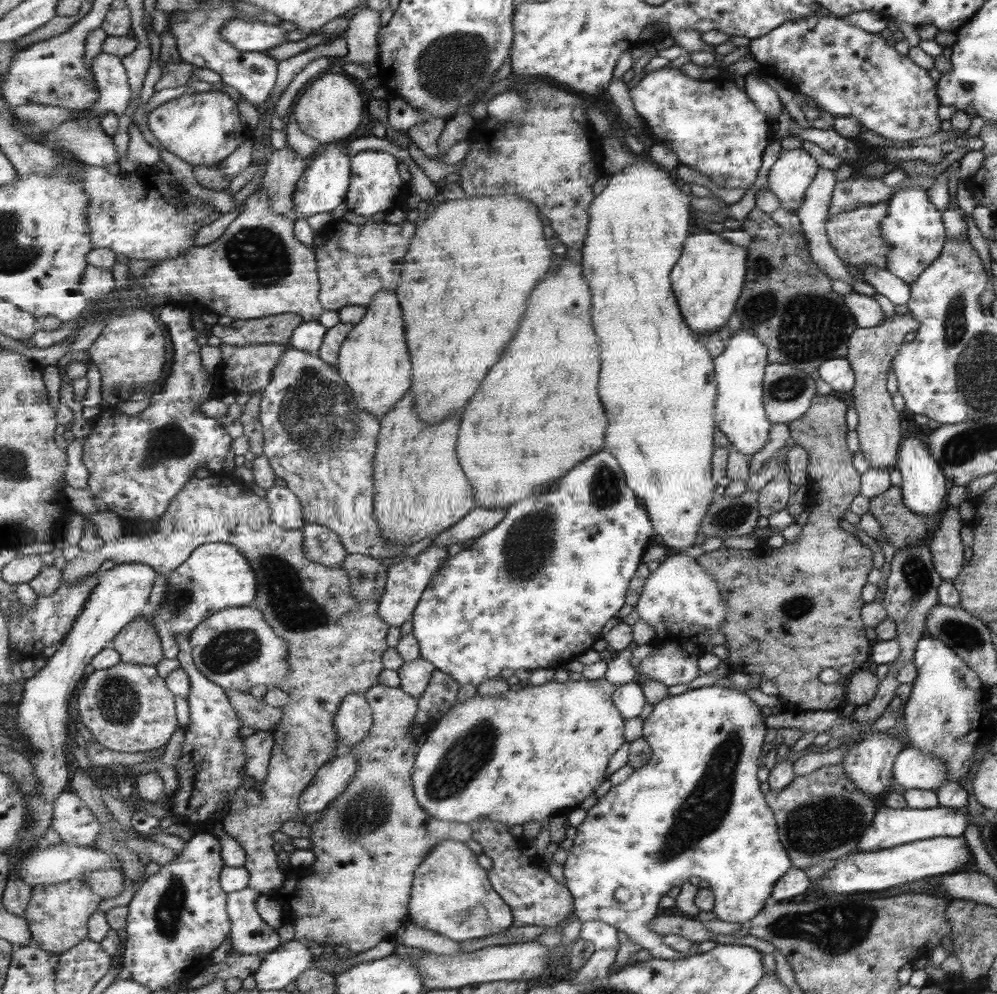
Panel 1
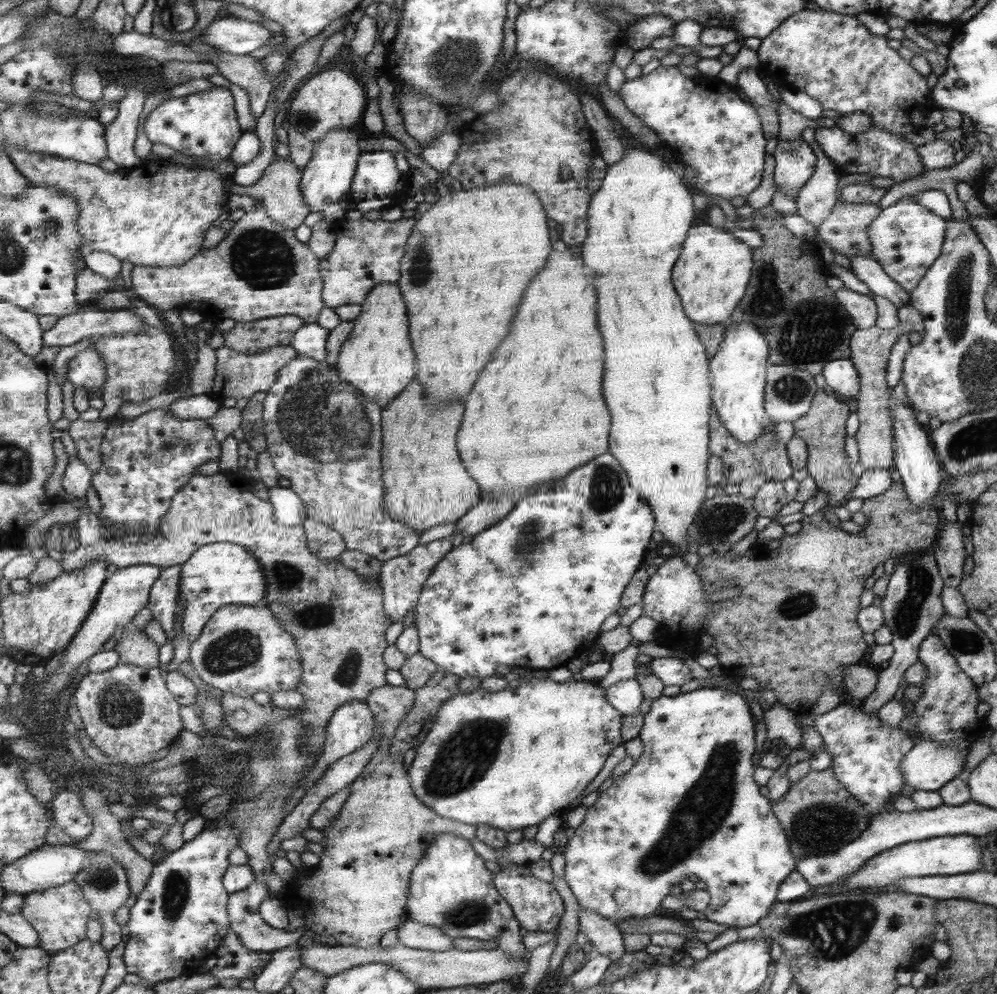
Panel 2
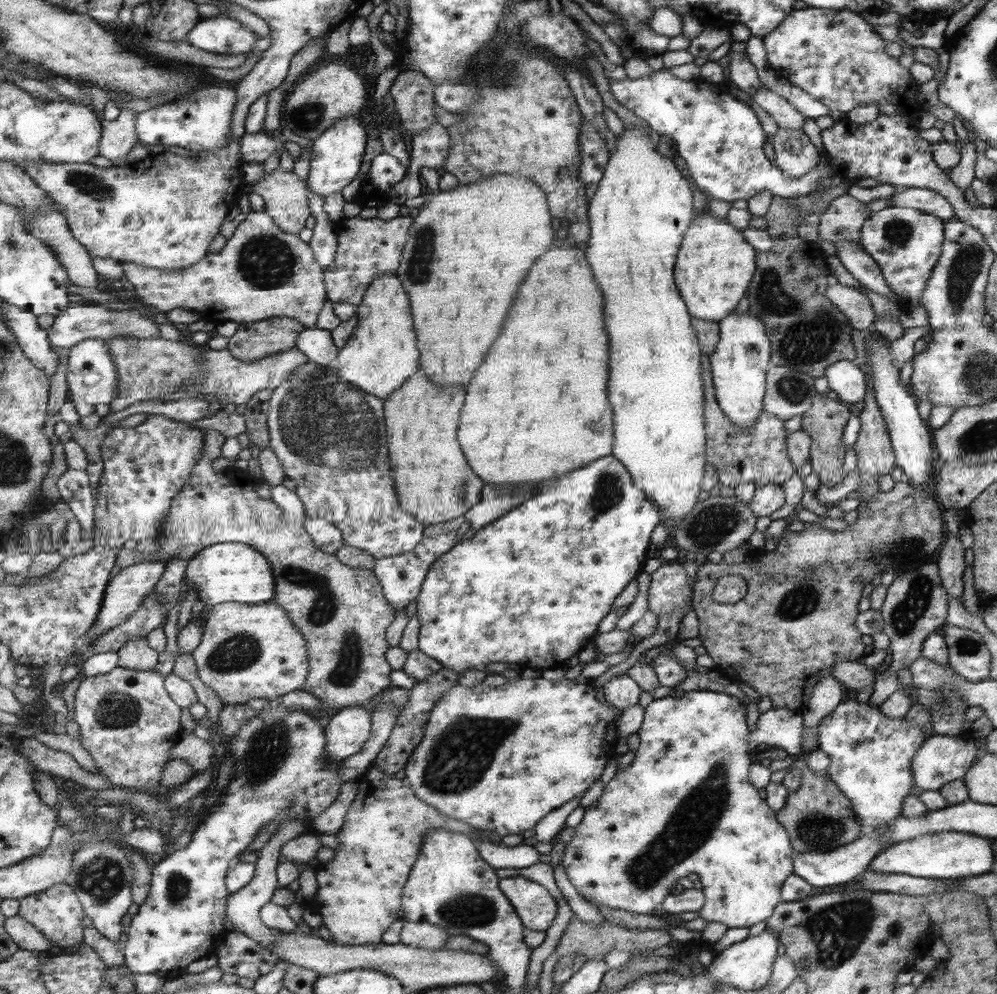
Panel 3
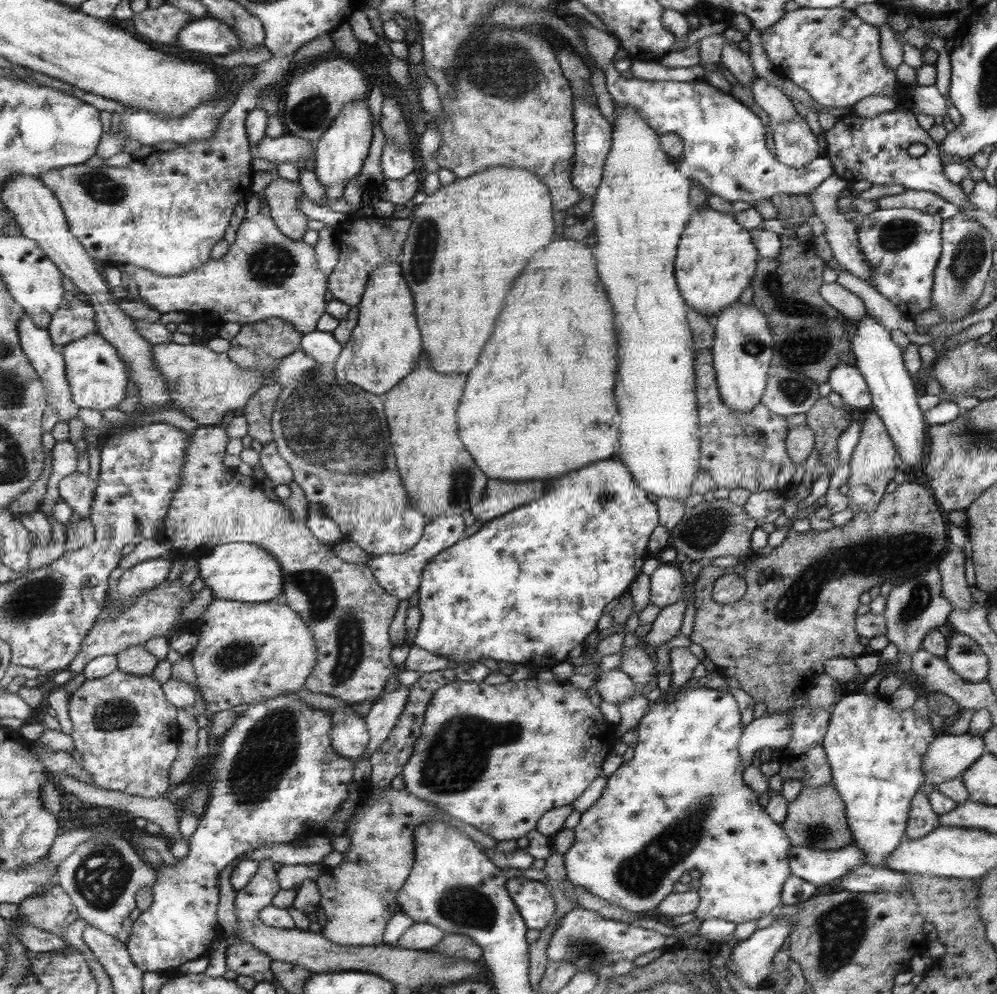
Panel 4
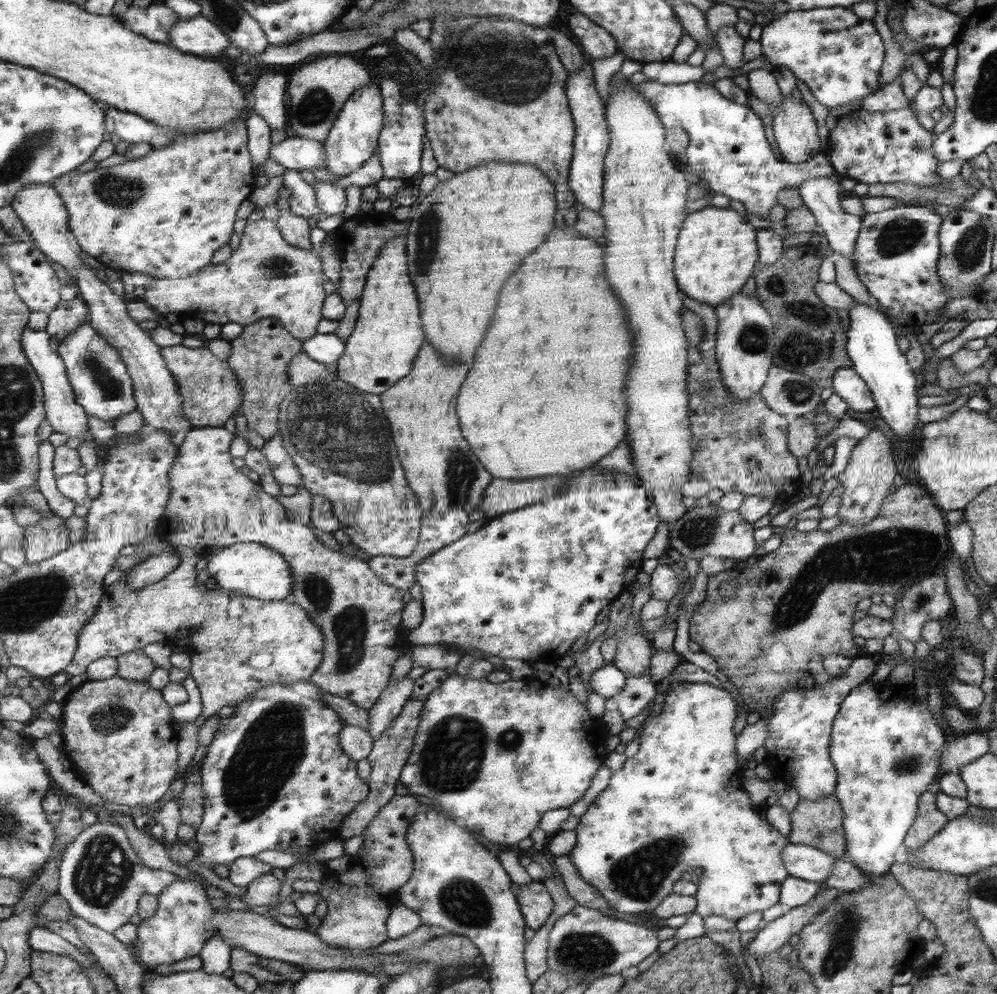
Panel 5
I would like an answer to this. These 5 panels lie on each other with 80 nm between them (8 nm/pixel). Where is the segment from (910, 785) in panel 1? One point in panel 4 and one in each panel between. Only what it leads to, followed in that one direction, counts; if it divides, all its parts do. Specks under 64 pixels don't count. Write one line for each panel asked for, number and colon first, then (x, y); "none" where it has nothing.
2: (927, 766)
3: (940, 760)
4: (948, 756)

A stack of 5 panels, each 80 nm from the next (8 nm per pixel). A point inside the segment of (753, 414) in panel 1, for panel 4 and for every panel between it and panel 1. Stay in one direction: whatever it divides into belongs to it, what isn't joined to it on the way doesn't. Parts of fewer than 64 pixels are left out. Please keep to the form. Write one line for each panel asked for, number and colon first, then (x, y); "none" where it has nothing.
2: (738, 368)
3: (740, 360)
4: (741, 349)

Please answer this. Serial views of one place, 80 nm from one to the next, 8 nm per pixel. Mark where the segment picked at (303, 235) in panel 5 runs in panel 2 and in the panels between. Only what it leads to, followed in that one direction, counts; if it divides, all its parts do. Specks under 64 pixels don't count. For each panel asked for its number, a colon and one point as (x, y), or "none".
2: (278, 188)
3: (286, 196)
4: (283, 195)

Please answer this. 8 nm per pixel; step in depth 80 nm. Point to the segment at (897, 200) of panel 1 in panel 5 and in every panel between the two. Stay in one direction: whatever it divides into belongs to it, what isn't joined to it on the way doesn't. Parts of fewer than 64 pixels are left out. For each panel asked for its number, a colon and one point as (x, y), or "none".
2: (906, 238)
3: (905, 243)
4: (902, 246)
5: (896, 252)

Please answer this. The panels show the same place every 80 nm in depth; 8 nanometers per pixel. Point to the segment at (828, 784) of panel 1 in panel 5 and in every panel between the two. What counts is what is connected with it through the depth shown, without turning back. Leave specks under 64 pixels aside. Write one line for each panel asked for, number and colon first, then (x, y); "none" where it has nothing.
2: (819, 816)
3: (818, 818)
4: (816, 819)
5: (819, 824)

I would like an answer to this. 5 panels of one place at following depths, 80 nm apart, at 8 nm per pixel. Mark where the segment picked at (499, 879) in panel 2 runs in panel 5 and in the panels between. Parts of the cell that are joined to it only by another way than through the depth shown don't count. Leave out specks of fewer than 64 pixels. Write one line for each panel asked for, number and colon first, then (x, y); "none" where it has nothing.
3: (535, 907)
4: (536, 906)
5: (536, 905)

